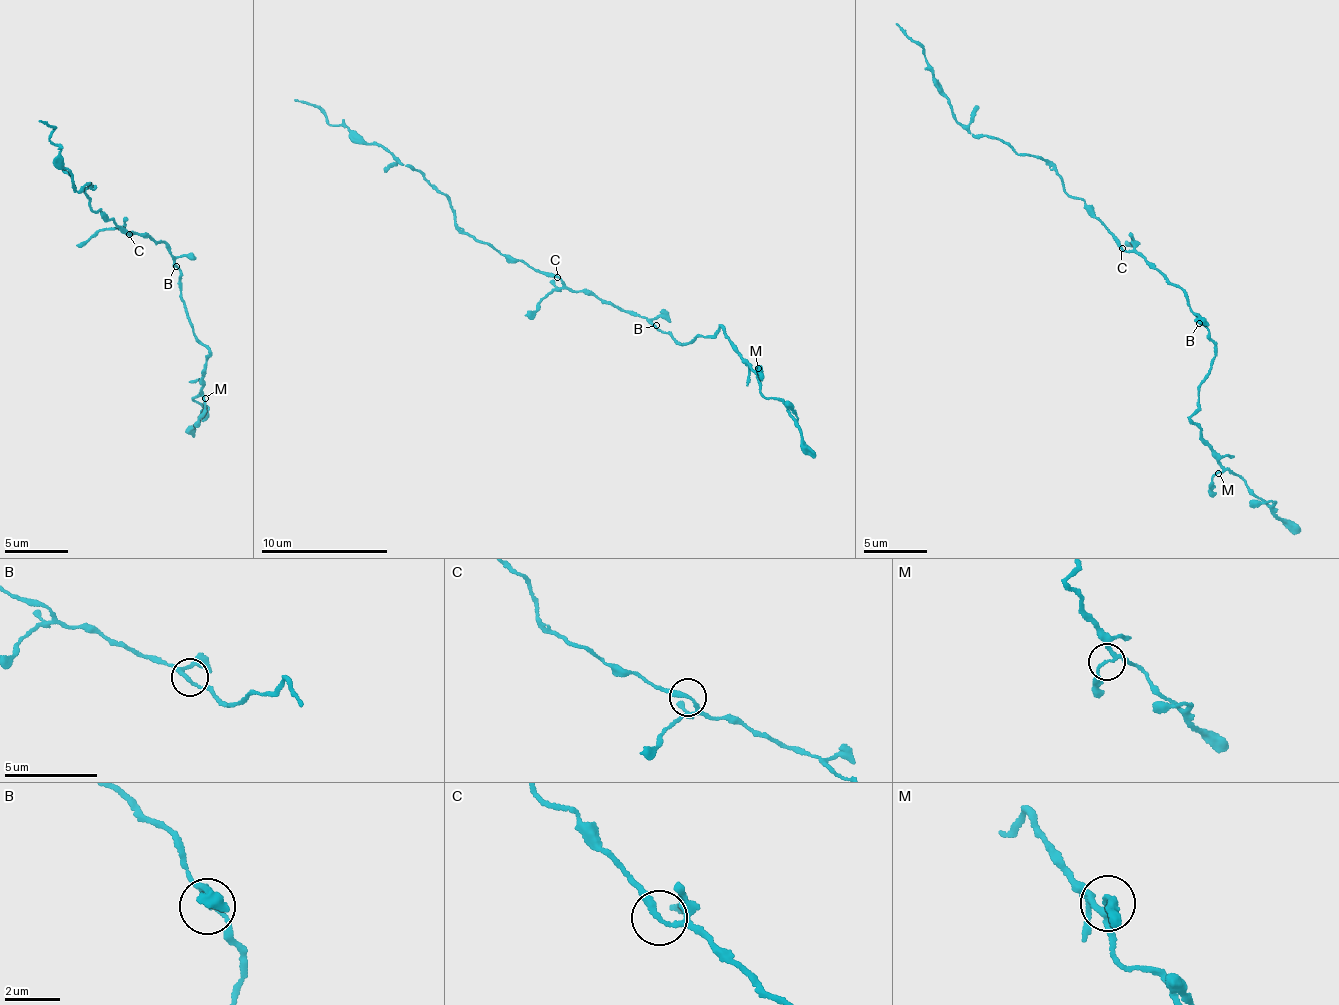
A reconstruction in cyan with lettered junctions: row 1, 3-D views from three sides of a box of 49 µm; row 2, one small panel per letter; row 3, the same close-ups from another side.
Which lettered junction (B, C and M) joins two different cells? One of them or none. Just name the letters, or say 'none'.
none

